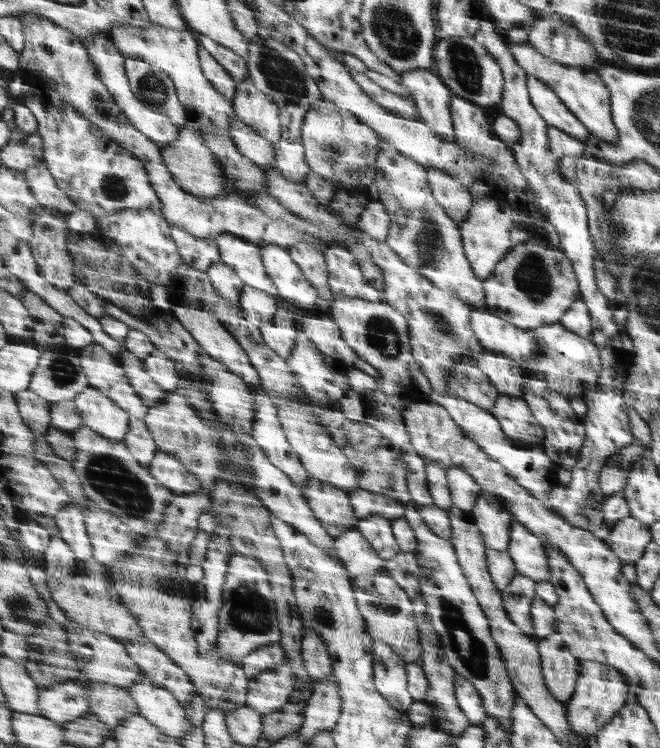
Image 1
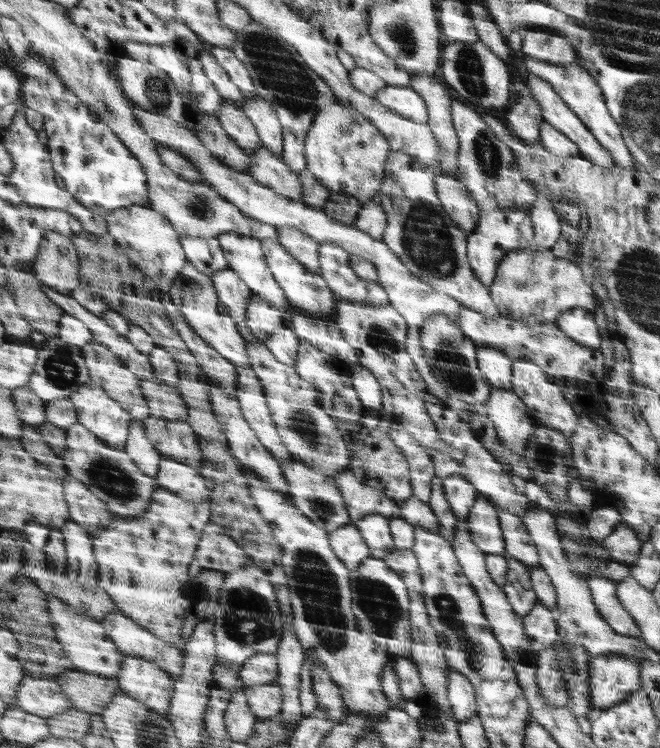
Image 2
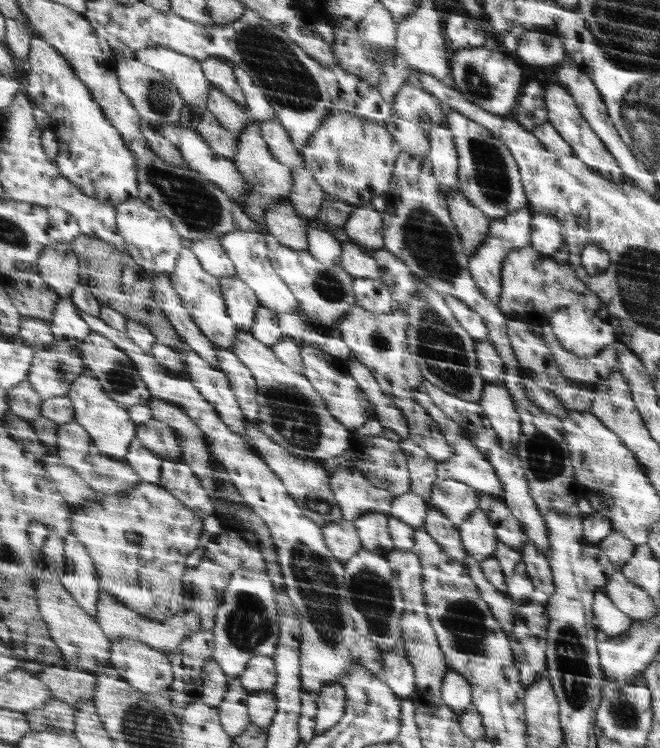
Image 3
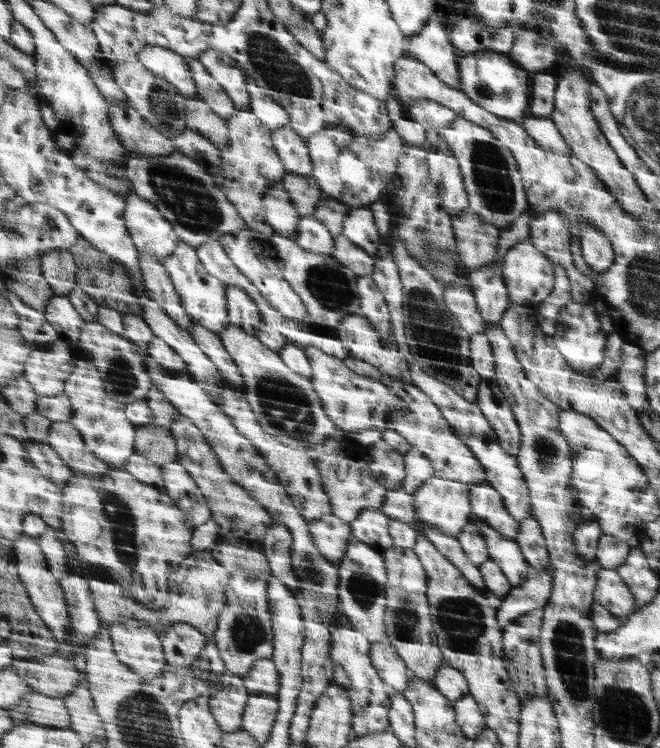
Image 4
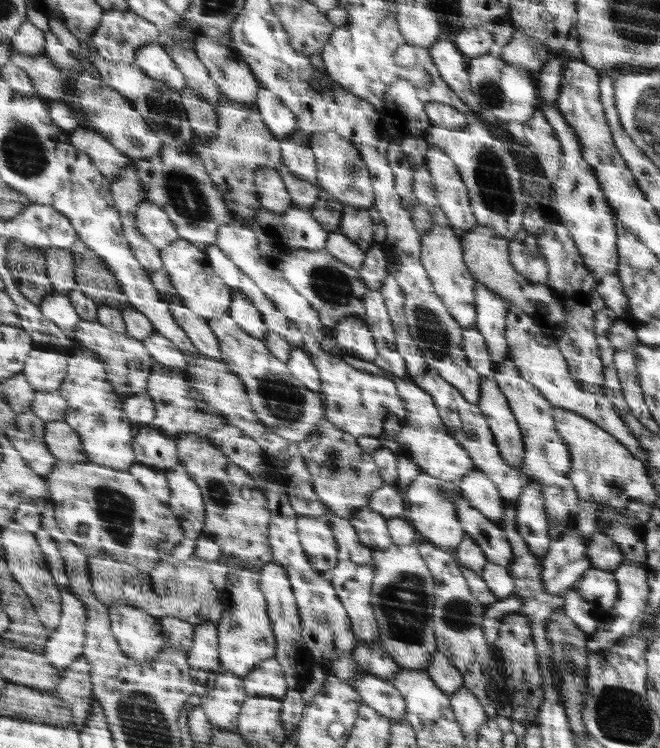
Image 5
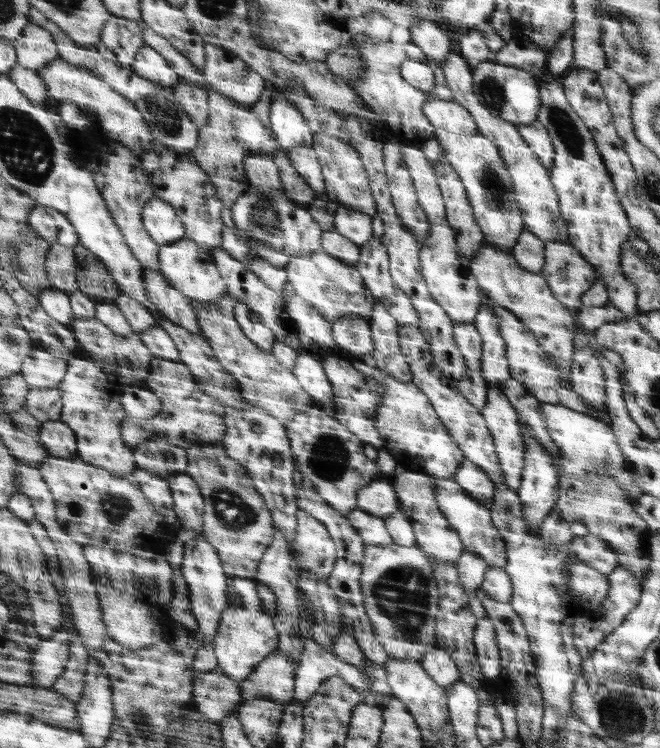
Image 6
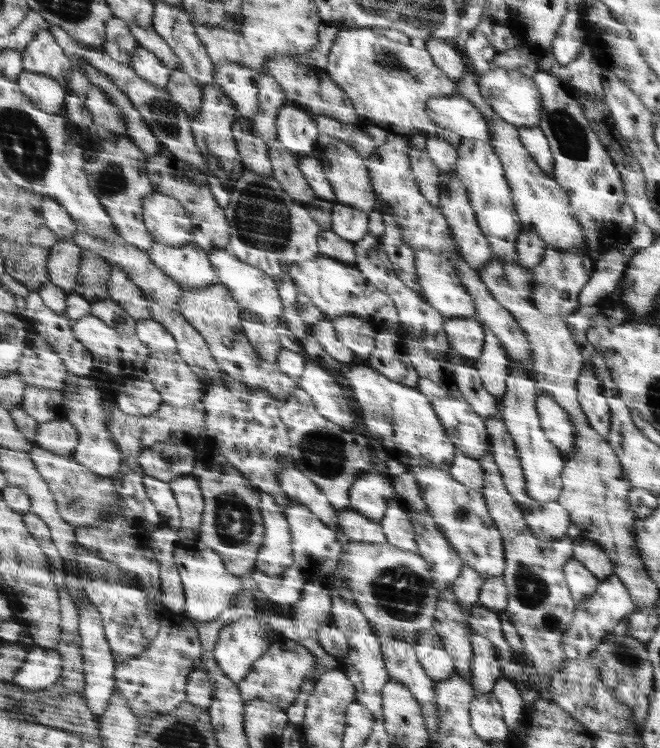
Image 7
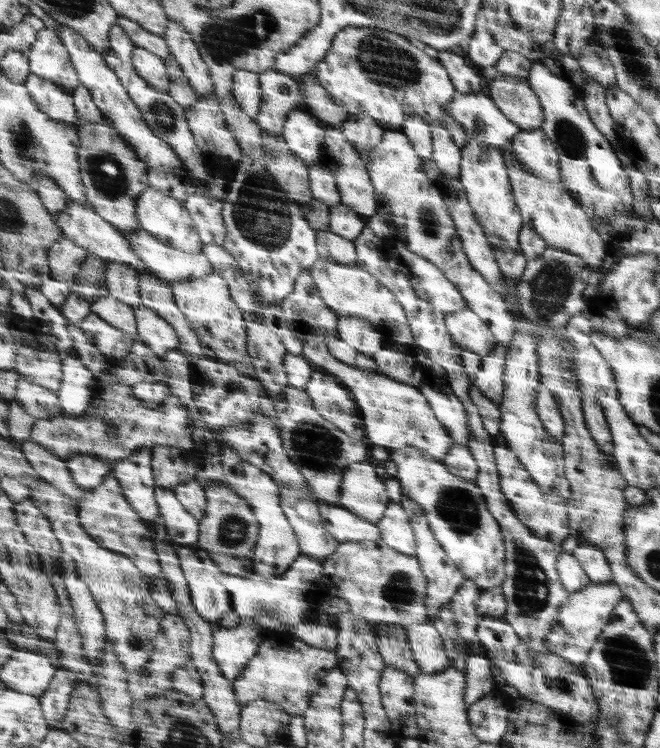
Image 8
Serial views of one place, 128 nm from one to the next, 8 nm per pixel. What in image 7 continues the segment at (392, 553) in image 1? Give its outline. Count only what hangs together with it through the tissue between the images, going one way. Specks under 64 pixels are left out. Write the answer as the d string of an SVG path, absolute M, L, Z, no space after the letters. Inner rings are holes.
M350 508L339 510L339 512L337 526L344 532L345 536L348 536L347 540L374 544L386 542L387 539L384 538L385 535L382 534L382 528L378 522L372 522L366 516L362 516Z

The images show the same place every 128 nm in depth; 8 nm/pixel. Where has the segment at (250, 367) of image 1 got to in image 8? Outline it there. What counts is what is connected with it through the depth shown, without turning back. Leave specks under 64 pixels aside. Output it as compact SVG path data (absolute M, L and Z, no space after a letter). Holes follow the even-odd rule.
M144 227L125 233L126 238L132 242L132 248L140 254L140 258L154 273L170 284L192 277L204 277L214 270L212 261L204 252L192 254L174 248Z

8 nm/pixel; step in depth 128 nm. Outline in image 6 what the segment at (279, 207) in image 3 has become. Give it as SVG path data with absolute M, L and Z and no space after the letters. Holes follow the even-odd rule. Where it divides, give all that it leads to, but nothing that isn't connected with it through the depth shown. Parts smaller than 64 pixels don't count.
M252 154L245 157L243 167L246 170L248 180L256 188L284 193L283 182L279 176L279 168L275 165L273 157L265 156L265 154Z

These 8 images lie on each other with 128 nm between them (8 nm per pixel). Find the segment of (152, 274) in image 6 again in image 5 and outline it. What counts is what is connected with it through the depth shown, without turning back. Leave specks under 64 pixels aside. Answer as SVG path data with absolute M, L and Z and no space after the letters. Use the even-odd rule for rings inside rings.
M179 294L171 300L168 308L177 325L190 338L192 345L199 349L199 353L202 352L214 359L224 360L220 339L206 318L196 314L188 305L185 305Z

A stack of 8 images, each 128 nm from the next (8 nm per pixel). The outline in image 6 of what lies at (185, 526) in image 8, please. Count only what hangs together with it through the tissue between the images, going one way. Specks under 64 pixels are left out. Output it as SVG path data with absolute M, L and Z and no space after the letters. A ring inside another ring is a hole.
M138 470L134 476L142 482L146 496L159 510L160 515L166 518L165 522L174 524L178 520L176 518L176 504L174 504L175 492L172 490L168 478L148 472L148 470Z

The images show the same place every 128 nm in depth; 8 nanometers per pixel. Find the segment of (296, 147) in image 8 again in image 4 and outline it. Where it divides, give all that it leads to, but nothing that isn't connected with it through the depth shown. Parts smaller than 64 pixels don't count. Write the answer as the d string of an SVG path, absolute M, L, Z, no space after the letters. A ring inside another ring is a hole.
M248 77L248 90L251 98L249 110L260 119L264 126L271 130L278 130L288 124L288 112L278 102L263 95L263 91L250 80L250 77Z

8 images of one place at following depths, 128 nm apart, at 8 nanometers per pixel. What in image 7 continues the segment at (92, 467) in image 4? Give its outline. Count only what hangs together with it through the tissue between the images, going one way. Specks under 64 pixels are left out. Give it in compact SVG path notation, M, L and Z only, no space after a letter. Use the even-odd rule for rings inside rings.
M68 417L41 423L35 442L52 452L68 456L74 454L80 444L80 429Z

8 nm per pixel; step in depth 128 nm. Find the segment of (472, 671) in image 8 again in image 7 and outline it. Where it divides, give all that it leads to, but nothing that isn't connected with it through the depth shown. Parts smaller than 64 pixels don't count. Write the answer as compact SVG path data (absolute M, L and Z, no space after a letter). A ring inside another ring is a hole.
M473 633L471 637L472 649L472 688L476 694L486 694L493 690L495 682L503 678L502 668L496 660L496 654L491 643Z

